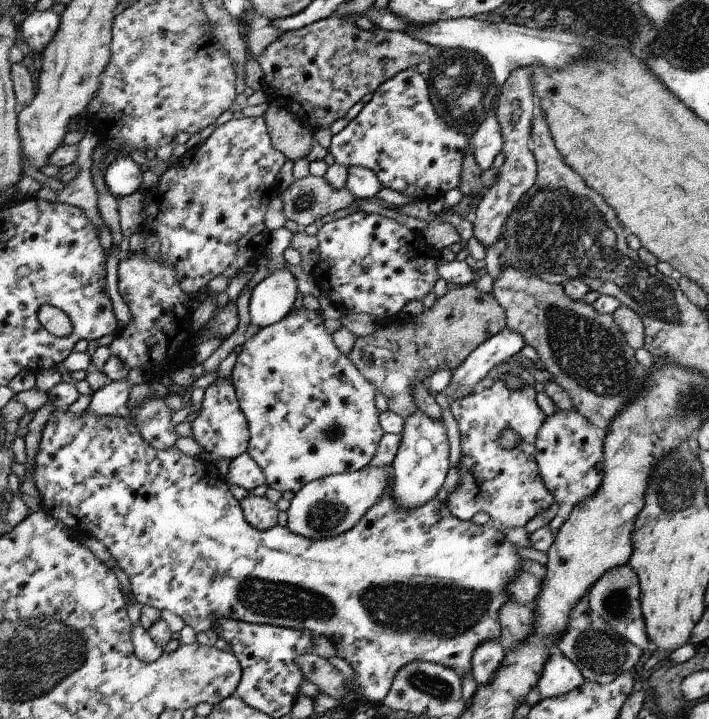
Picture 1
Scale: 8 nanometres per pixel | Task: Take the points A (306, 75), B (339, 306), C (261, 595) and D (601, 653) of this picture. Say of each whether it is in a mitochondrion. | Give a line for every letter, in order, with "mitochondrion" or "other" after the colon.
A: other
B: other
C: mitochondrion
D: mitochondrion

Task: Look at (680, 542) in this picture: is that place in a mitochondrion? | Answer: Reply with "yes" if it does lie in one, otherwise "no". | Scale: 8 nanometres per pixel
no

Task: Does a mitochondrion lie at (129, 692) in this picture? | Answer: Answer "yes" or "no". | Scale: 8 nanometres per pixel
no

